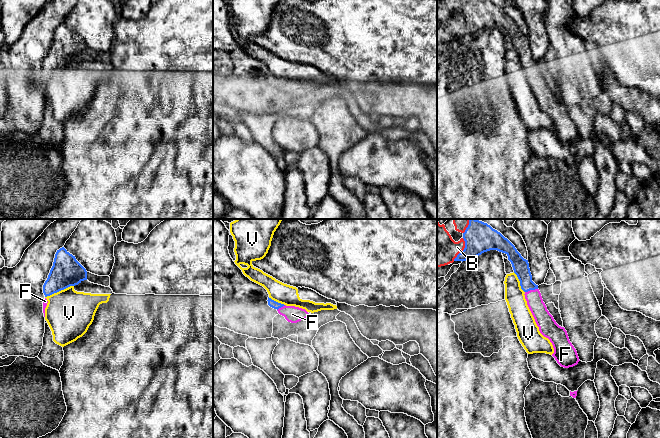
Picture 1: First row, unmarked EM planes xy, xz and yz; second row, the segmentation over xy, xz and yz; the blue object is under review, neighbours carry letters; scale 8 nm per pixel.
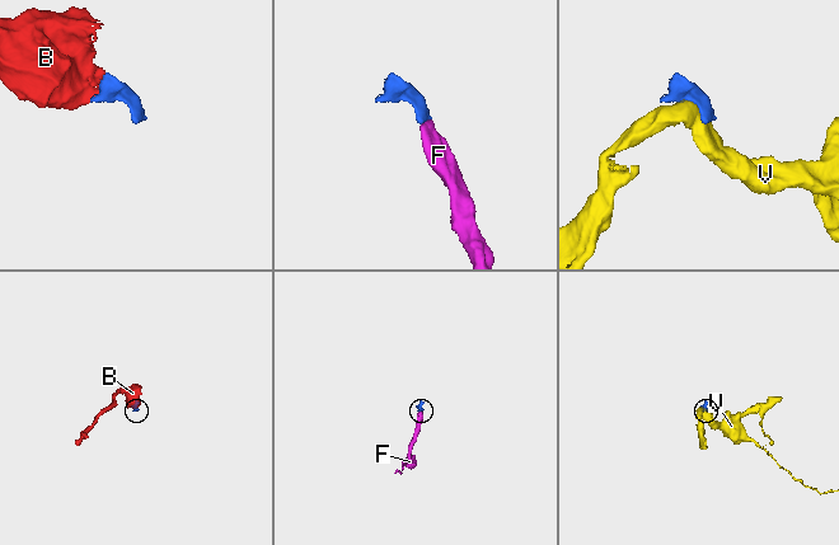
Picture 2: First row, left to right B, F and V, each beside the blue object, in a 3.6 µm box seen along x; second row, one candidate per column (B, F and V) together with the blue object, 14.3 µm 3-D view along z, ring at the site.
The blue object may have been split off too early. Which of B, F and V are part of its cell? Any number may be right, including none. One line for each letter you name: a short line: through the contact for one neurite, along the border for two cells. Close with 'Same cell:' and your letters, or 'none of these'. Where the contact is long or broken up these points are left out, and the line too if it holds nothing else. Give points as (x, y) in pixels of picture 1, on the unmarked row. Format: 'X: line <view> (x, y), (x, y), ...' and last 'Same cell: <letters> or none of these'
B: line yz (479, 14), (464, 25), (437, 24)
F: line yz (520, 41), (526, 60), (531, 65), (535, 80), (542, 93)
Same cell: B, F

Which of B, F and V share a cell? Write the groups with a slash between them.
B F / V

